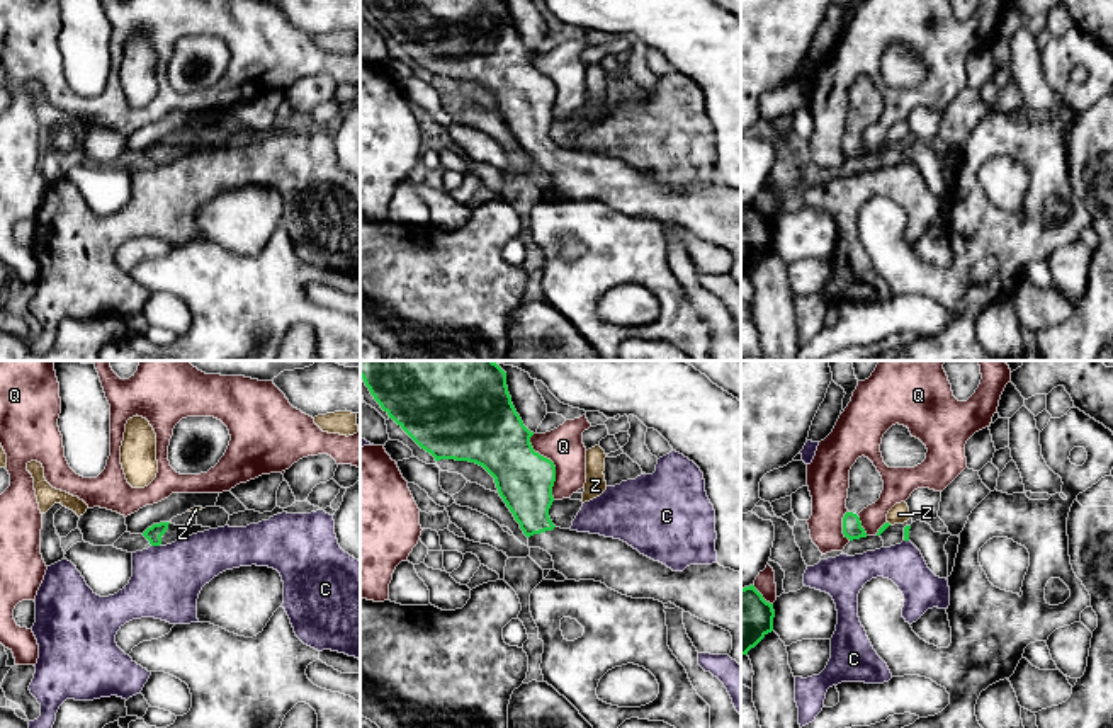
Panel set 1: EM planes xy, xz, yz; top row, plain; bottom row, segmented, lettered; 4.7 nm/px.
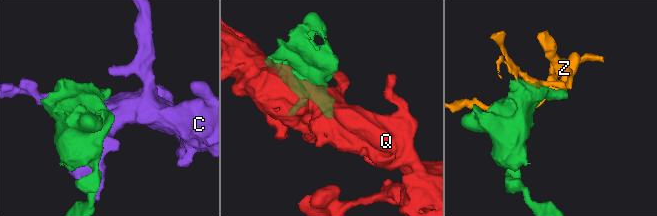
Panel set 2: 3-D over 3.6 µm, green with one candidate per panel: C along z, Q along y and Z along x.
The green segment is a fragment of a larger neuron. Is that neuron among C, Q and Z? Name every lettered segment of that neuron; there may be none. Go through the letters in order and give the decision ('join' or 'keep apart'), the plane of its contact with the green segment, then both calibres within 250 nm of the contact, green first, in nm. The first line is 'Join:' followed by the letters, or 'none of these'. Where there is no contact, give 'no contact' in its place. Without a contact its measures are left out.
Join: none of these
C: keep apart; contact in xy; calibres 80 and 320 nm
Q: keep apart; contact in xz; calibres 280 and 180 nm
Z: keep apart; no contact

